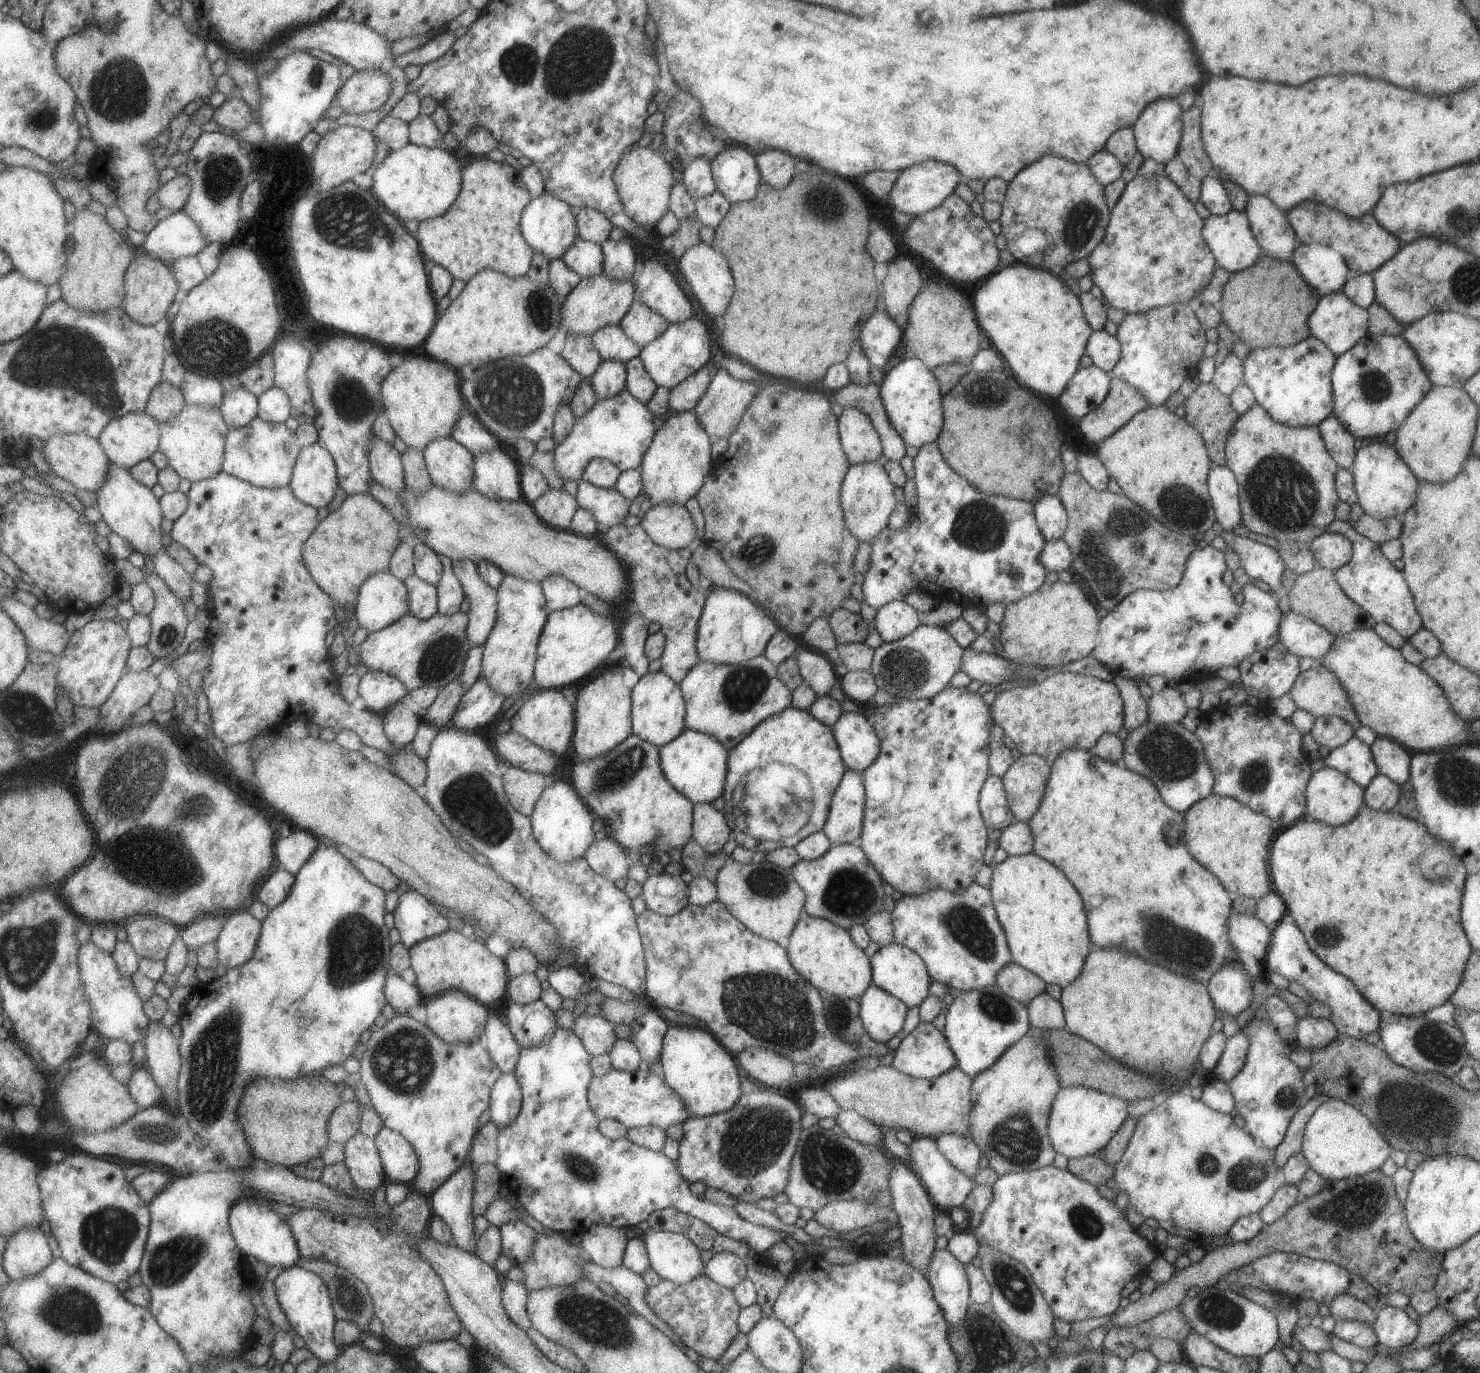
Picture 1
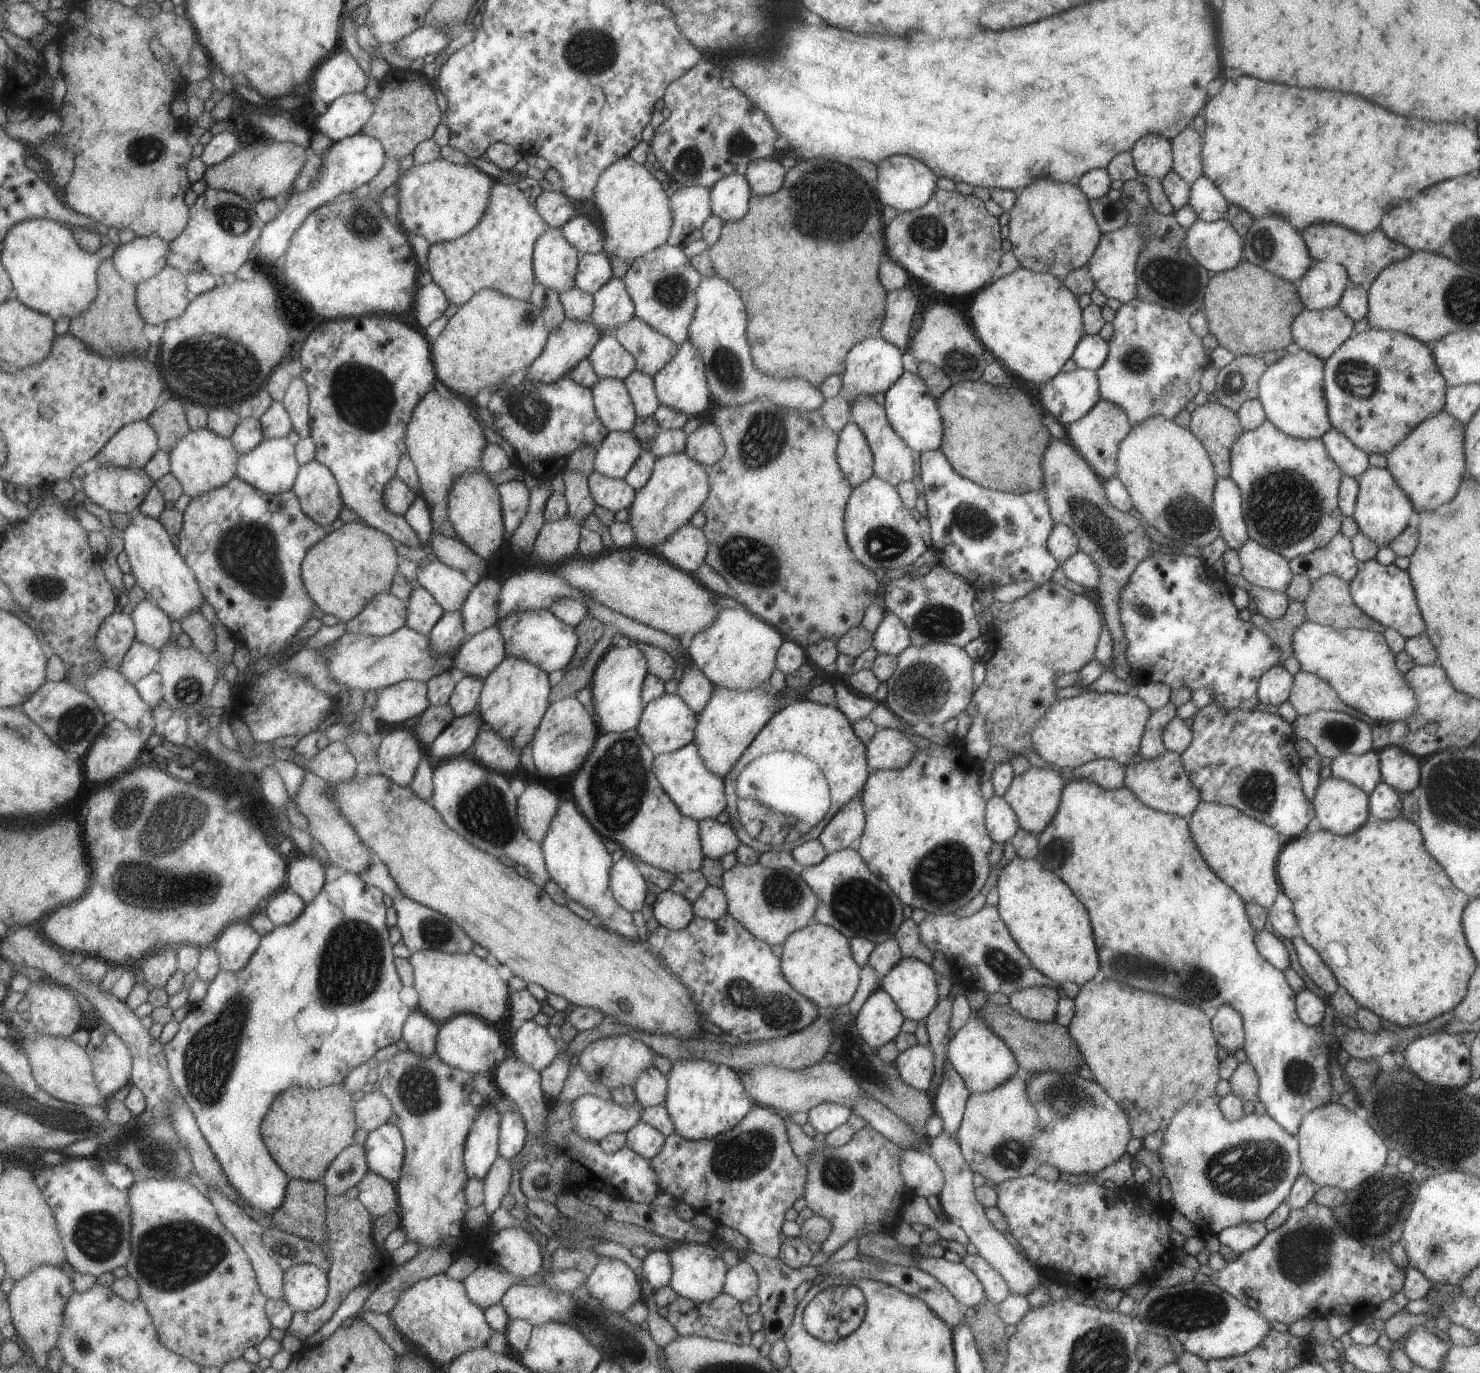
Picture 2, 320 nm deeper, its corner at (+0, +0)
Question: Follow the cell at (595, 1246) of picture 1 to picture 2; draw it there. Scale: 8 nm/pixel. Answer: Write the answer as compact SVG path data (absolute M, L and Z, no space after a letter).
M600 1256L598 1263L589 1273L584 1283L584 1287L589 1291L589 1294L600 1303L600 1306L605 1311L617 1313L621 1316L624 1316L625 1310L631 1308L634 1302L643 1300L639 1285L639 1276L635 1275L625 1263L617 1259L602 1256Z

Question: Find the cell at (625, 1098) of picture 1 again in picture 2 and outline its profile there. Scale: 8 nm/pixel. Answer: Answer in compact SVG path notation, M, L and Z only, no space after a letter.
M581 1095L571 1102L573 1130L583 1139L599 1142L608 1134L626 1133L638 1120L642 1106L624 1107L595 1095Z

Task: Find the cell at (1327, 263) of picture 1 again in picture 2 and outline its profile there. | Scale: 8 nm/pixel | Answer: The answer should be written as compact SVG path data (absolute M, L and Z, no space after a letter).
M1313 261L1295 287L1305 309L1320 311L1338 306L1349 284L1346 270L1340 264Z

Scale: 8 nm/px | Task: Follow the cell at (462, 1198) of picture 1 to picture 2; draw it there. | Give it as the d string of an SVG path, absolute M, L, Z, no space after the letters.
M485 1102L480 1106L465 1149L465 1164L469 1176L484 1179L500 1156L502 1113Z

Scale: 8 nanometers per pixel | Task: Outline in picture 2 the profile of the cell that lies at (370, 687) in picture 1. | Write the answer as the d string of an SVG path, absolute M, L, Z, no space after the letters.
M401 681L383 689L375 706L385 722L400 726L405 720L421 716L432 707L428 693L428 682Z

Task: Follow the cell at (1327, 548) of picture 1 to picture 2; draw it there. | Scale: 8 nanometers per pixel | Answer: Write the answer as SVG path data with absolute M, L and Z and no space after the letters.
M1339 532L1324 547L1296 556L1288 565L1294 575L1306 576L1310 581L1321 575L1335 575L1349 582L1357 572L1357 563L1351 539Z

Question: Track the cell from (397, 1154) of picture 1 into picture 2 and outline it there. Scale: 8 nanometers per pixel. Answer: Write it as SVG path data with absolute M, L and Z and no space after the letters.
M387 1123L376 1128L364 1145L370 1170L396 1184L403 1174L406 1157L404 1134L399 1126Z

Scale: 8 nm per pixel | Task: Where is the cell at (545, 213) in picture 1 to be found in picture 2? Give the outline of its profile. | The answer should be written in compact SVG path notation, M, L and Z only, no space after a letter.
M549 227L537 240L532 252L532 269L536 282L545 288L557 291L567 291L574 286L574 276L579 256L568 241L561 236L560 229Z

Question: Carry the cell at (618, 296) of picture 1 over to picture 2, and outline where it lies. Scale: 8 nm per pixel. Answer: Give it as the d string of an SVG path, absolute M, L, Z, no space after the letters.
M563 319L561 325L549 329L549 336L544 344L544 350L527 368L526 379L532 383L555 383L557 379L565 376L580 360L587 359L593 345L600 338L601 332L590 320L572 321L571 319Z

